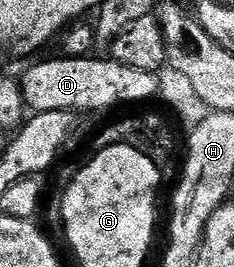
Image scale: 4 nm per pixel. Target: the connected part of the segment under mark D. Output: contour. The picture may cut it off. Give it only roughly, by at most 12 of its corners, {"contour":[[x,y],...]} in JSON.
{"contour":[[110,57],[47,59],[21,75],[32,112],[107,111],[159,94]]}

